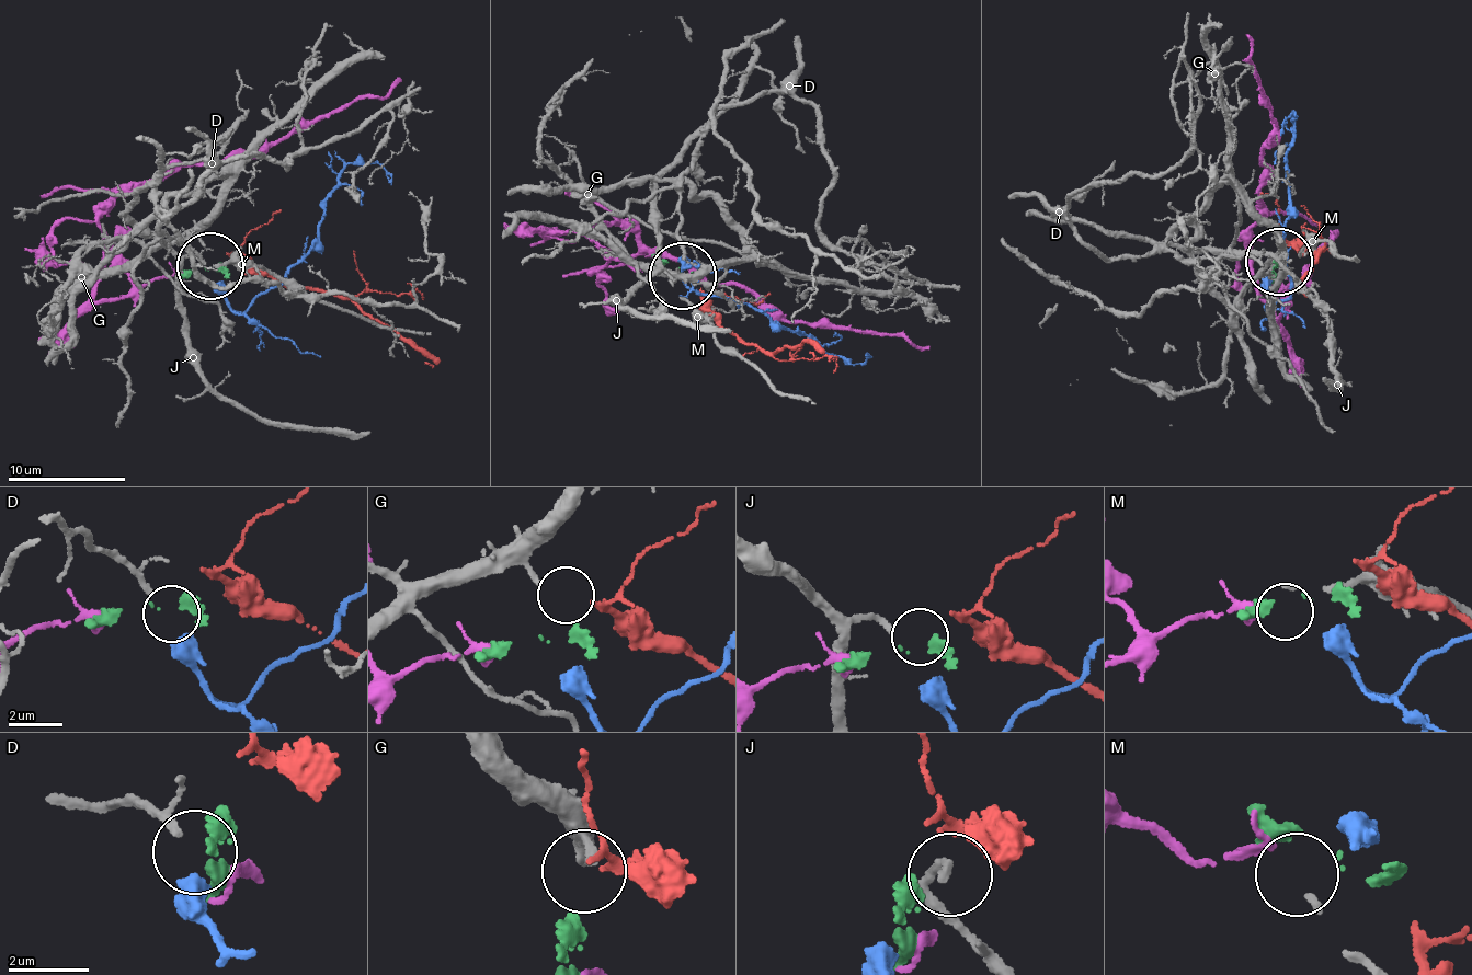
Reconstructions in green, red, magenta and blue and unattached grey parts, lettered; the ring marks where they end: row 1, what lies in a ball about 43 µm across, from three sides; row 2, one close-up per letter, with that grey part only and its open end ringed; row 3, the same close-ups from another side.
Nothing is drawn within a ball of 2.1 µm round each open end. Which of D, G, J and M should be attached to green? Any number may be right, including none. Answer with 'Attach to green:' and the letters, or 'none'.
Attach to green: none

